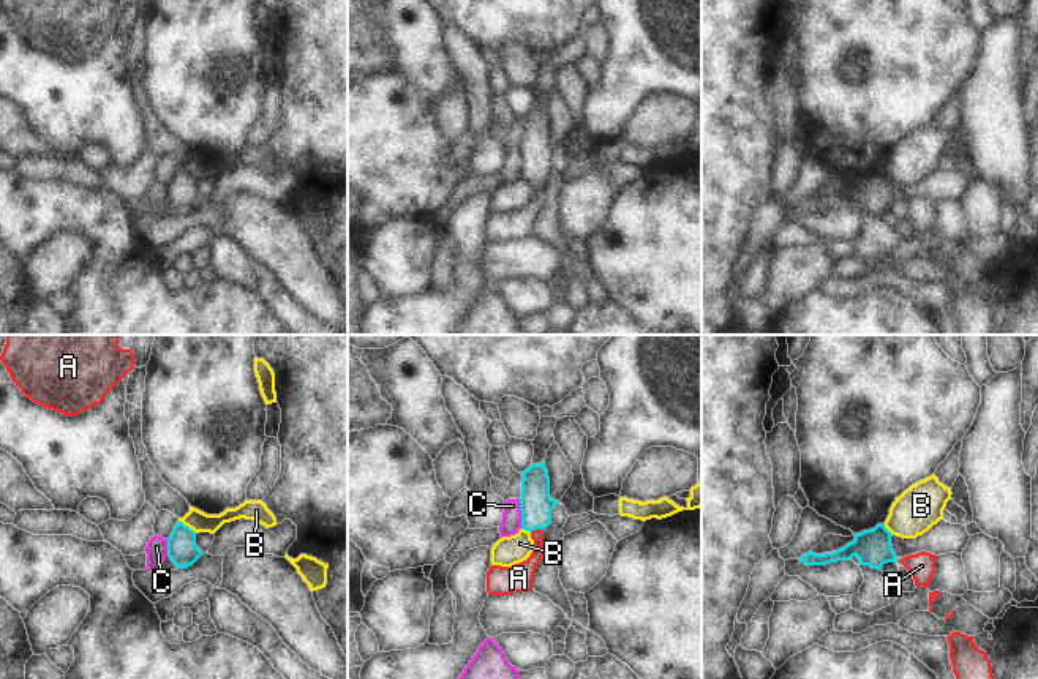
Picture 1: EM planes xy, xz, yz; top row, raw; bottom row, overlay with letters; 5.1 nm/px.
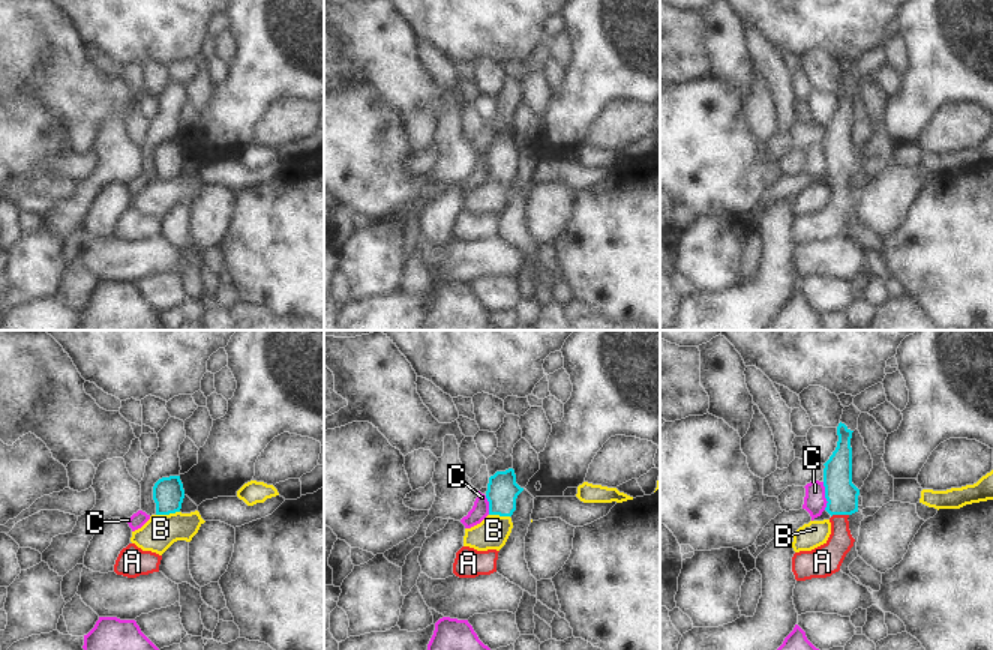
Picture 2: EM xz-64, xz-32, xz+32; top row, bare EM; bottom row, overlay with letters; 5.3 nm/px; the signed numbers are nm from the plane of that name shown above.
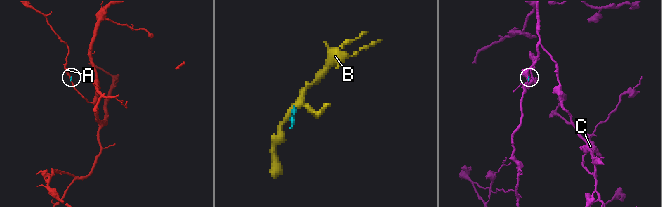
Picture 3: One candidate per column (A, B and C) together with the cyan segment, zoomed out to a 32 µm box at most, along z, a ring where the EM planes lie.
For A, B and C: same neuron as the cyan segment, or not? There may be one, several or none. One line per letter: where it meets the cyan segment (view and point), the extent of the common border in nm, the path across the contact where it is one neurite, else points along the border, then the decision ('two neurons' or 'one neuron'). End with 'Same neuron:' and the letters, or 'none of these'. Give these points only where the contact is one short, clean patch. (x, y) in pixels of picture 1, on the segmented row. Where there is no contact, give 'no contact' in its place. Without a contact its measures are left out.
A: xz (536, 528) | 70 nm | across xz (536, 506), (536, 528), (537, 553), (522, 573) | one neuron
B: xy (187, 526) | 120 nm | along xy (179, 520), (196, 532) | two neurons
C: xz (522, 513) | 150 nm | along xz (518, 499), (522, 528) | two neurons
Same neuron: A

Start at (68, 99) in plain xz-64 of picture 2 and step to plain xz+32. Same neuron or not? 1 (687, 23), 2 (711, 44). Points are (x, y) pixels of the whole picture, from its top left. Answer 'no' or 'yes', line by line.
1: no
2: yes

